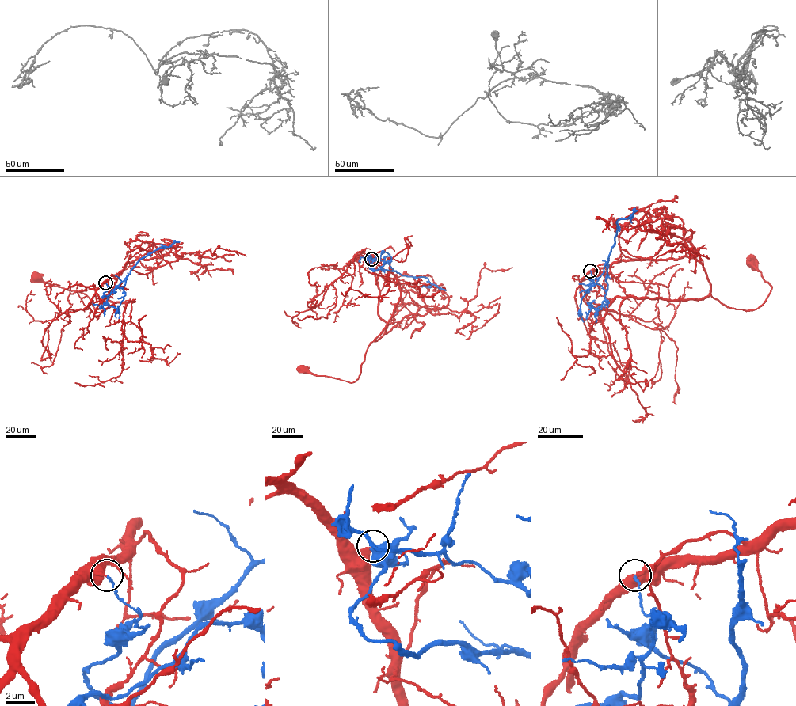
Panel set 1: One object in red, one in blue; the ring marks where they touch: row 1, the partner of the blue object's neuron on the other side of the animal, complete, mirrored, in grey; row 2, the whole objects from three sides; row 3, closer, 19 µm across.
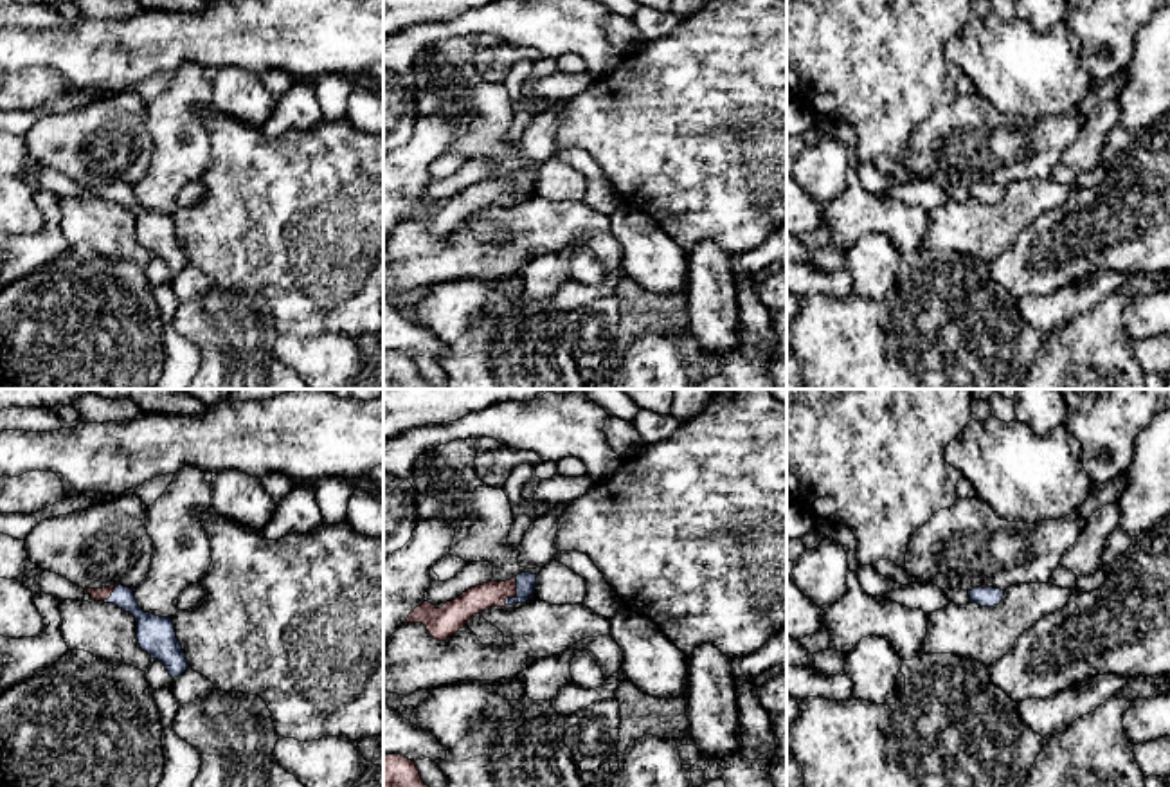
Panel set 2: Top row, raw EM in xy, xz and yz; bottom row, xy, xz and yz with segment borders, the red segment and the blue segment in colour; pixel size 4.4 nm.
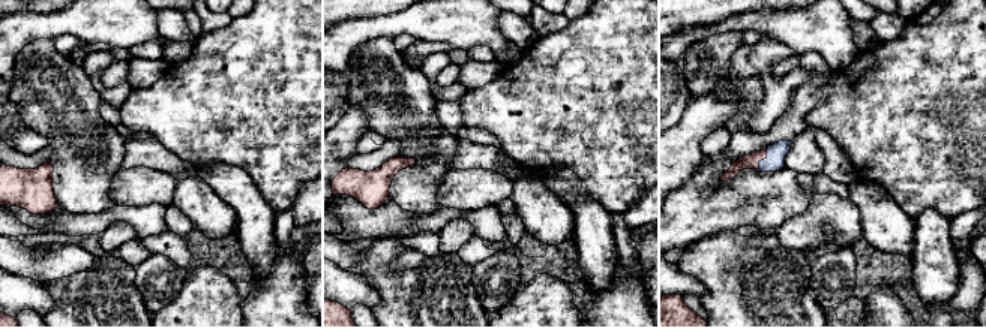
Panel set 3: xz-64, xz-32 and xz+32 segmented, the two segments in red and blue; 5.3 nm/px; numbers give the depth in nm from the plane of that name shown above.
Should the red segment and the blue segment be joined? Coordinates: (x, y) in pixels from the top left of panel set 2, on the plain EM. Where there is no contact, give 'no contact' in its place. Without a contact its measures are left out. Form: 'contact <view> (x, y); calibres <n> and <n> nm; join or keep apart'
contact xz (515, 189); calibres 120 and 90 nm; keep apart

